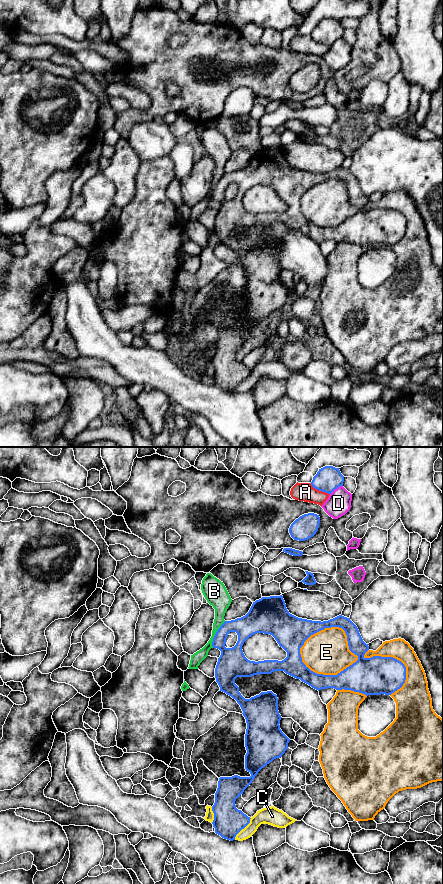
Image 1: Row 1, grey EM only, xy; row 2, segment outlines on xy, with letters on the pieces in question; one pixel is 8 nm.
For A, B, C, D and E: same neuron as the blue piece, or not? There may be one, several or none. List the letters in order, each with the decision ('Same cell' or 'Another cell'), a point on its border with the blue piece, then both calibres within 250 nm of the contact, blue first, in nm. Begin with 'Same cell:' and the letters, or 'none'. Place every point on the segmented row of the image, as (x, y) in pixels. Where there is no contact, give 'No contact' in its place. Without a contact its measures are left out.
Same cell: none
A: Another cell. Touches blue at xy (320, 490). Thickness 200 nm (blue) against 150 nm
B: Another cell. Touches blue at xy (215, 634). Thickness 200 nm (blue) against 120 nm
C: Another cell. Touches blue at xy (242, 828). Thickness 240 nm (blue) against 130 nm
D: Another cell. Touches blue at xy (336, 488). Thickness 200 nm (blue) against 190 nm
E: Another cell. Touches blue at xy (324, 675). Thickness 200 nm (blue) against 360 nm

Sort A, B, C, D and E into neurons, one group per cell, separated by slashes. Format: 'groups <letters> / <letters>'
groups A / B / C / D / E

